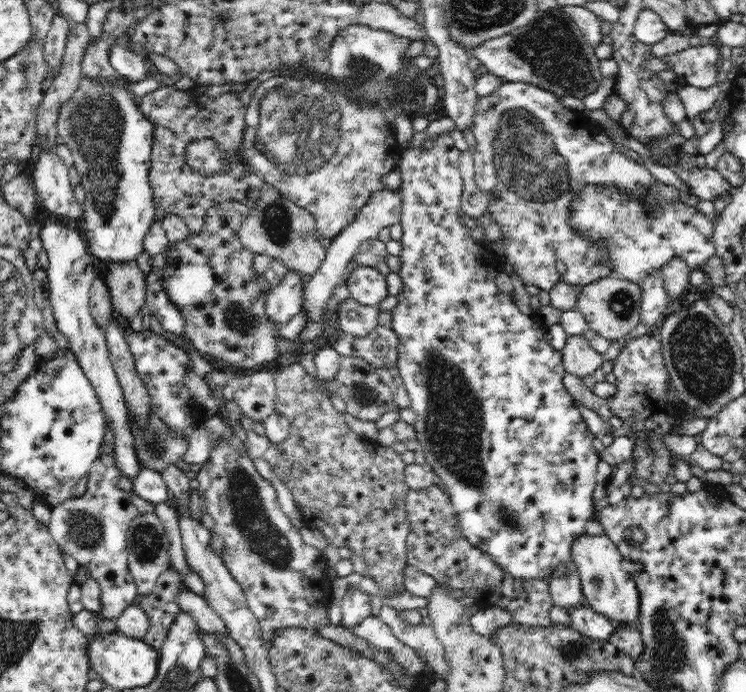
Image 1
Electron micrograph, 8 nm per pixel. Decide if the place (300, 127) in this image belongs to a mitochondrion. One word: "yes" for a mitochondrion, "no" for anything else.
yes

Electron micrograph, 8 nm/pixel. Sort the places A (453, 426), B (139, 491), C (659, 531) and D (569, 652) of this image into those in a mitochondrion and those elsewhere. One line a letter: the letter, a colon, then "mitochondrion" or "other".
A: mitochondrion
B: other
C: other
D: mitochondrion

